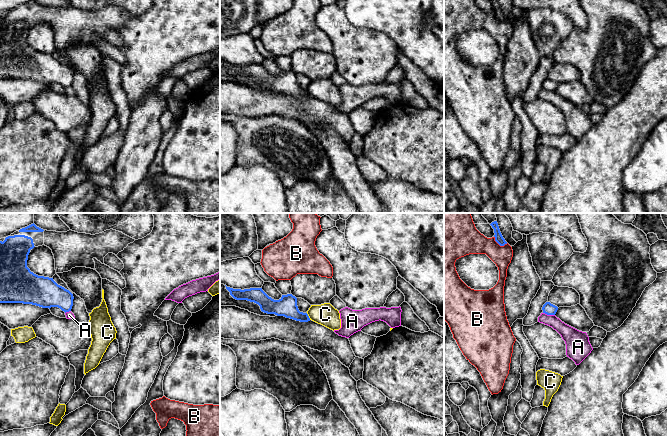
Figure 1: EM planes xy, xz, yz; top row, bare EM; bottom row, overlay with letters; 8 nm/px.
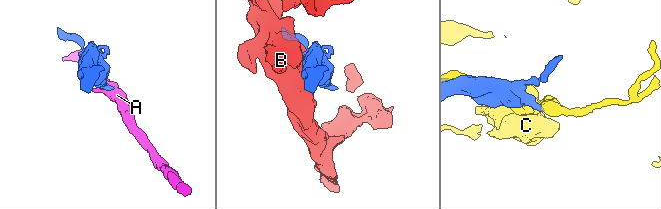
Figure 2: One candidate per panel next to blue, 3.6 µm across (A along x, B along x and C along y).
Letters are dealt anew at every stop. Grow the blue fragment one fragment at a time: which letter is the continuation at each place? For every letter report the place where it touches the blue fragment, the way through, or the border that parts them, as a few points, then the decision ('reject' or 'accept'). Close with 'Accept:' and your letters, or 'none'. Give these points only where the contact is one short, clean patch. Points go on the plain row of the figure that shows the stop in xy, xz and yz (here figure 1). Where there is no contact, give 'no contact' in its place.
A: contact yz (549, 90); border yz (543, 88), (554, 91); reject
B: contact yz (499, 20); reject
C: contact xz (308, 92); reject
Accept: none

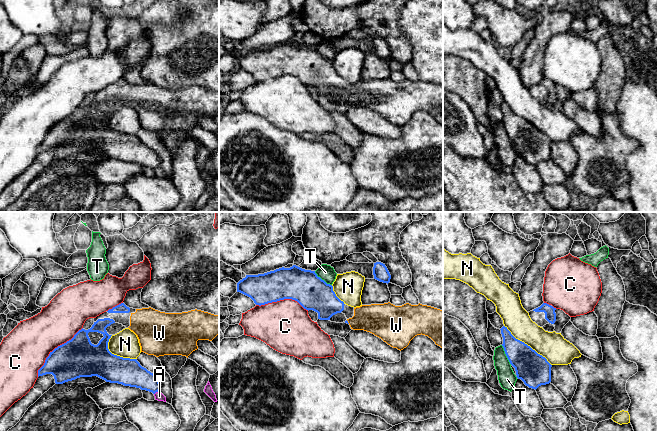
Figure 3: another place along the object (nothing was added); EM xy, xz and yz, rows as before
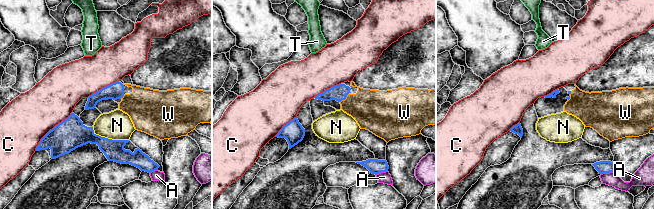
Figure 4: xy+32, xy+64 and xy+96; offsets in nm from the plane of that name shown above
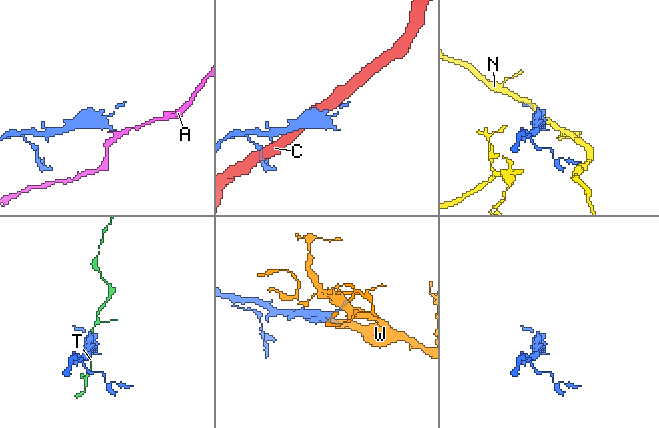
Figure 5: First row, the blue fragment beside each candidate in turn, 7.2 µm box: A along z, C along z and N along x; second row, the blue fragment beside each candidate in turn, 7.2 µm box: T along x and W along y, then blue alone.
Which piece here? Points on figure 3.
A: contact xy (156, 167); border xy (159, 167), (154, 170); reject
C: contact xy (54, 125); reject
N: contact yz (527, 121); reject
T: contact yz (506, 131); reject
W: contact xz (347, 98); way xz (346, 97), (347, 98), (378, 95); accept
Accept: W

